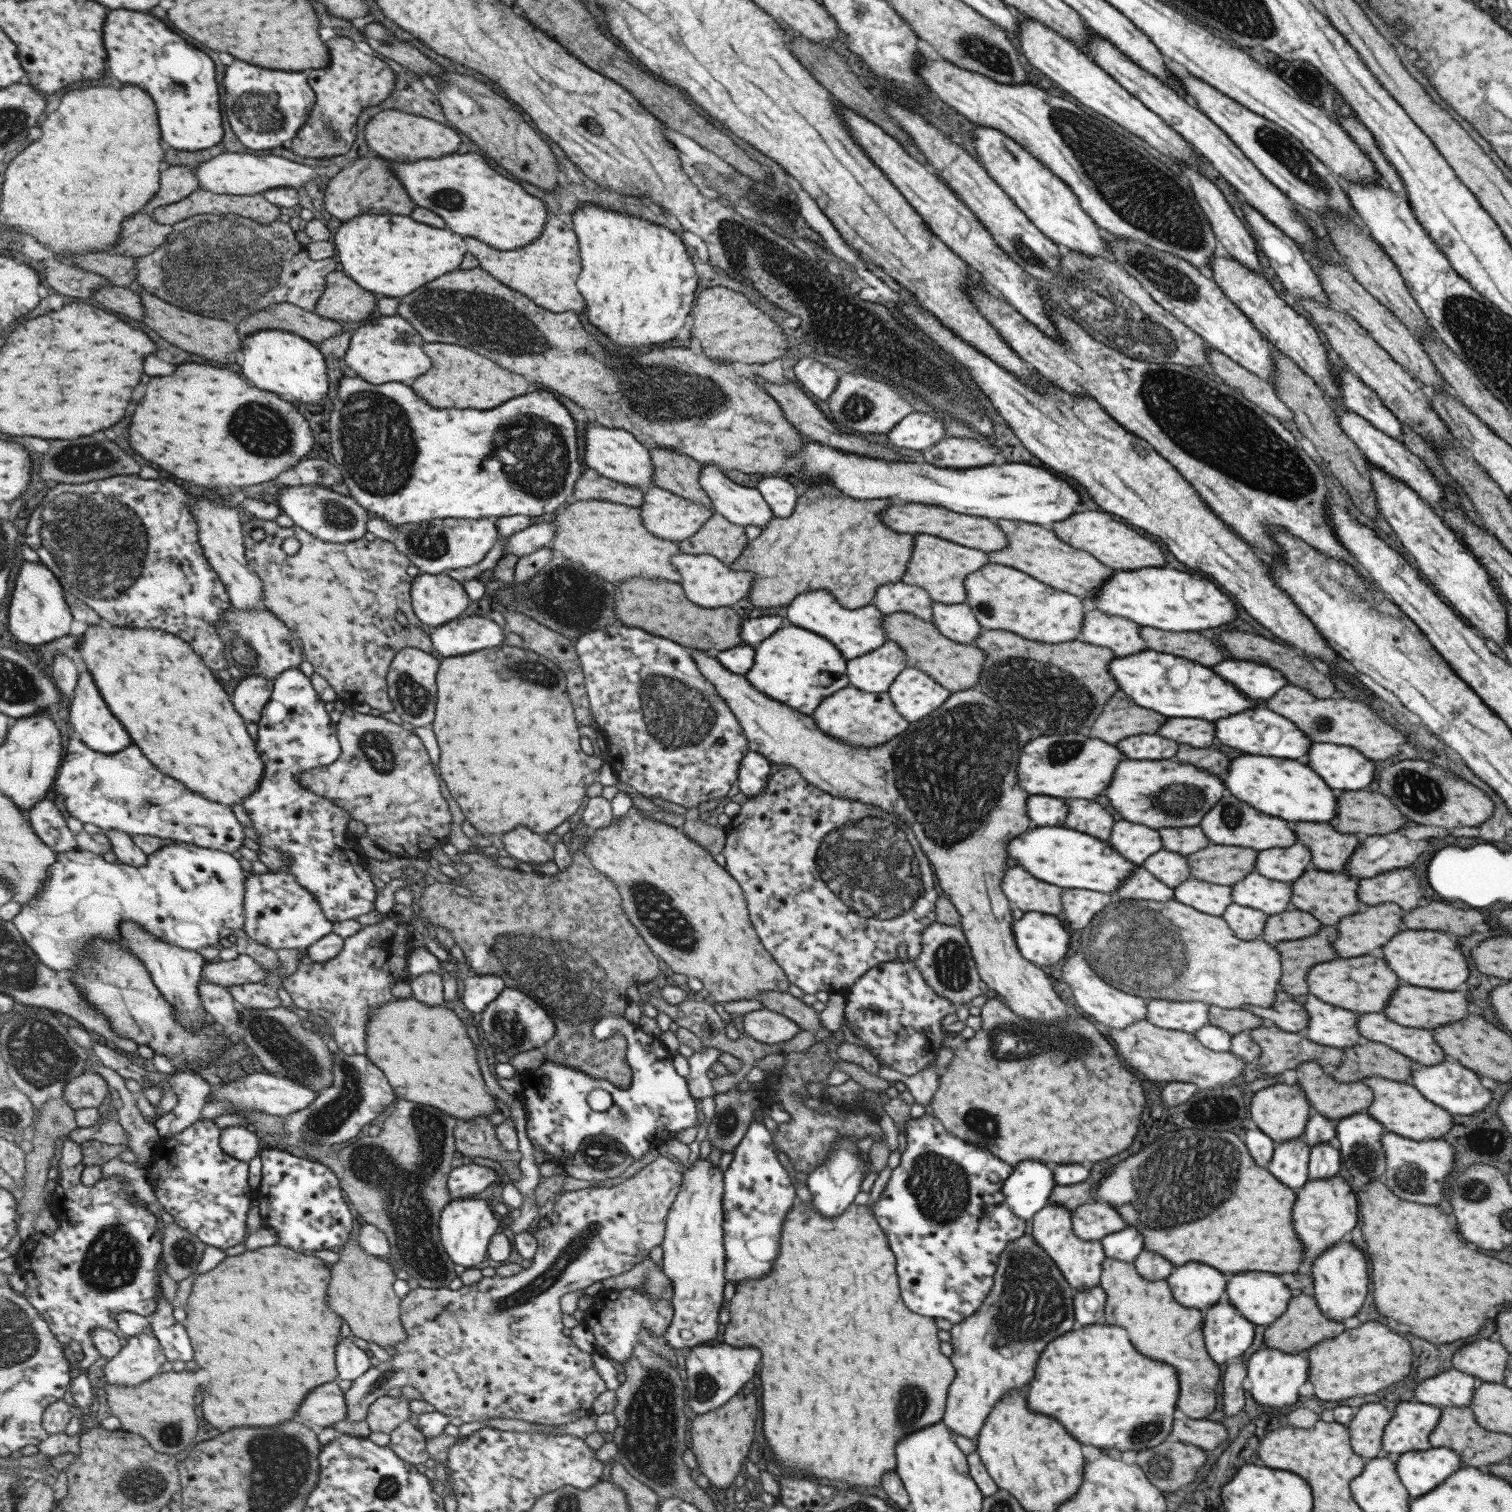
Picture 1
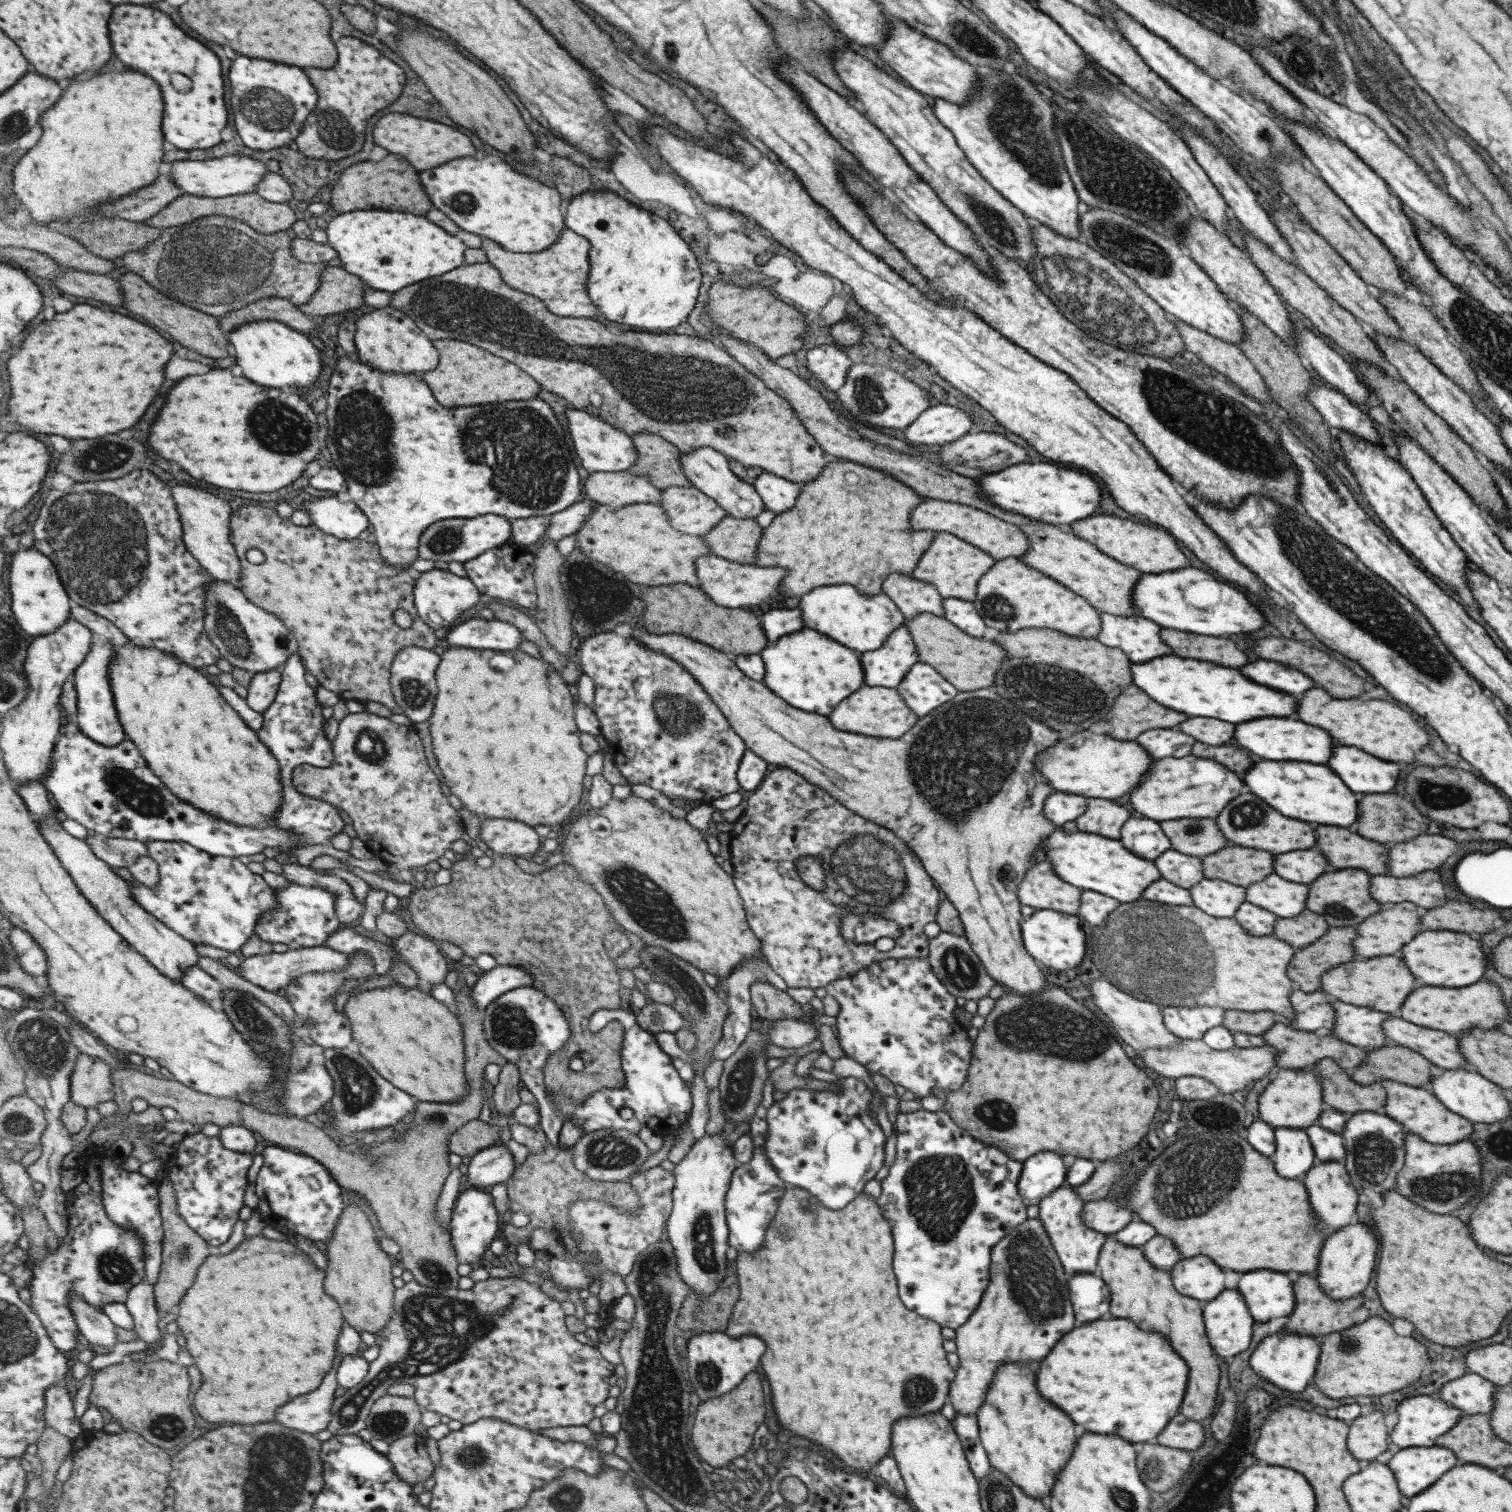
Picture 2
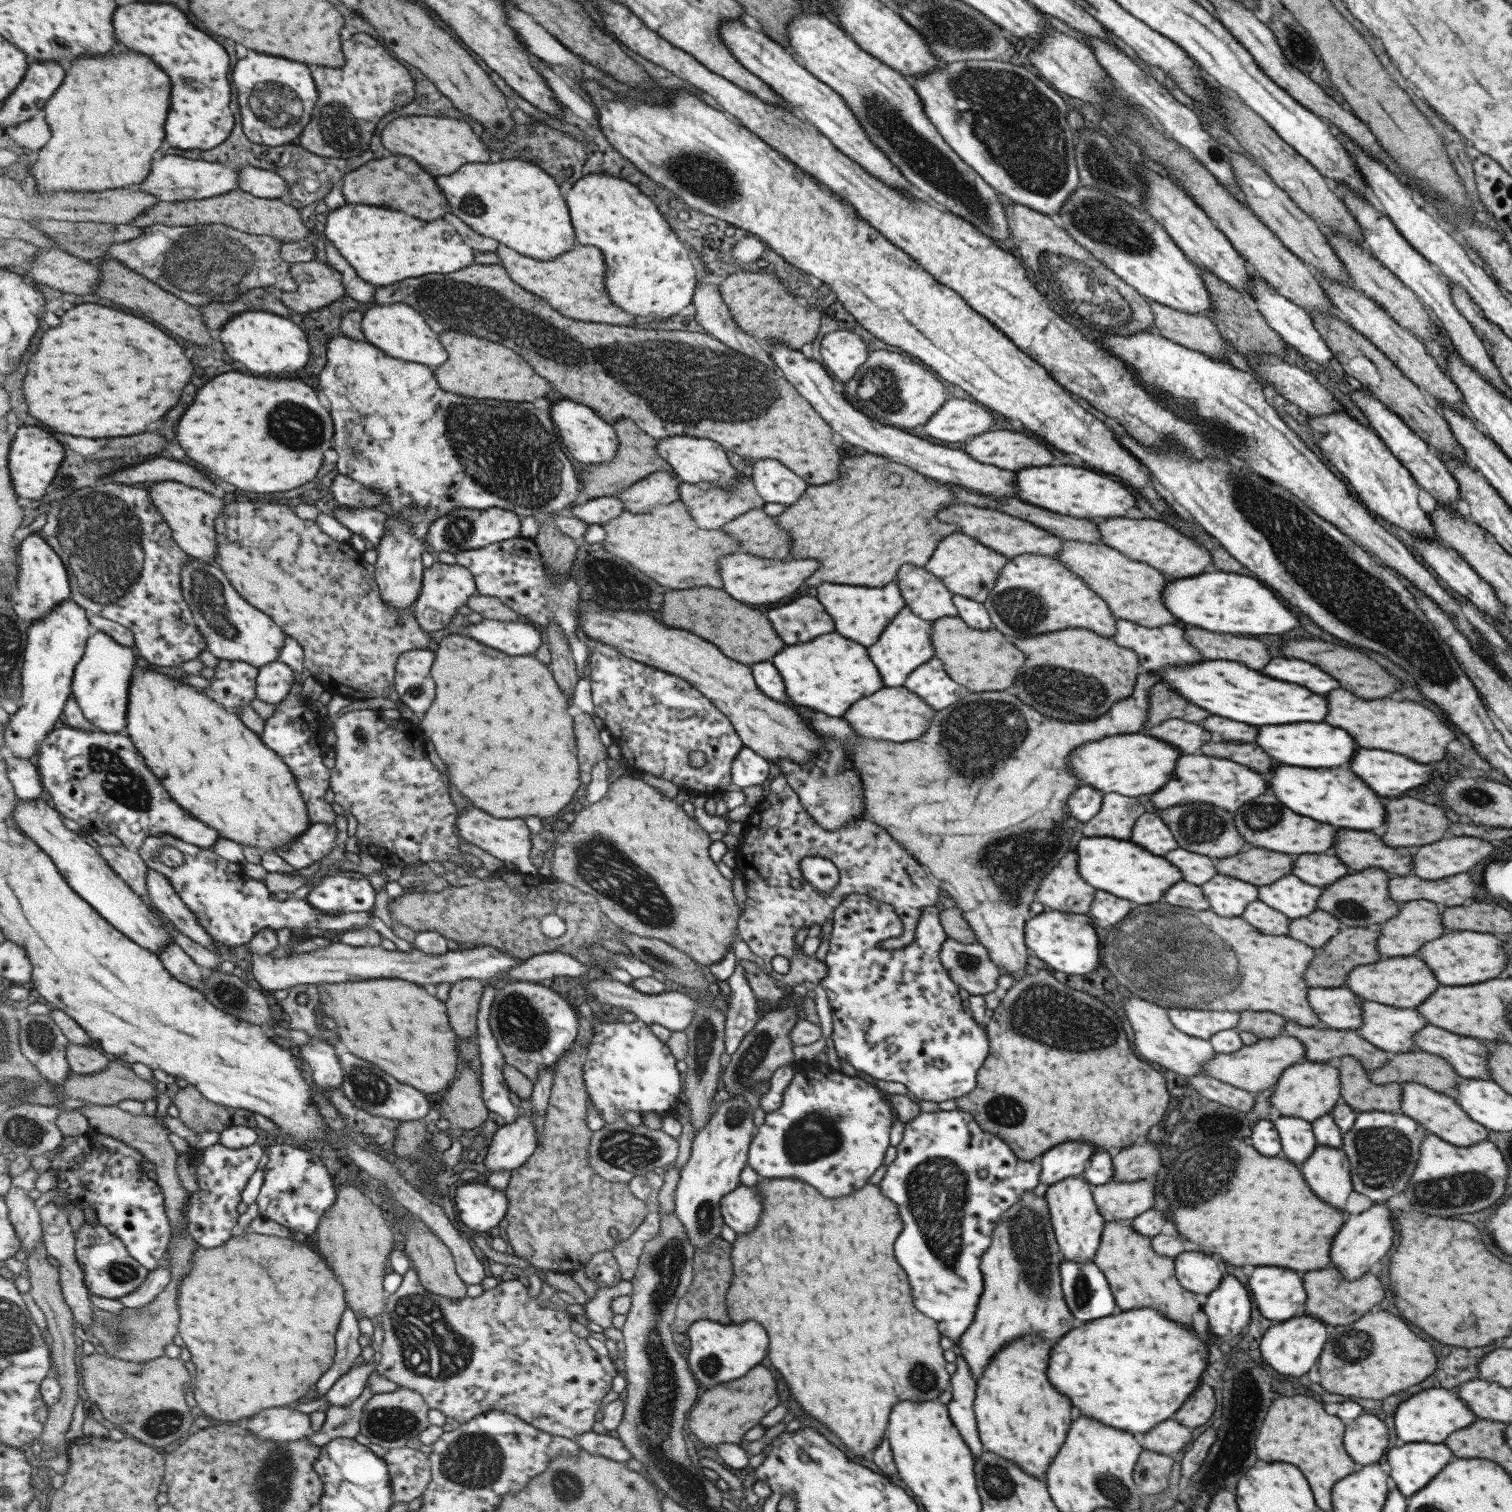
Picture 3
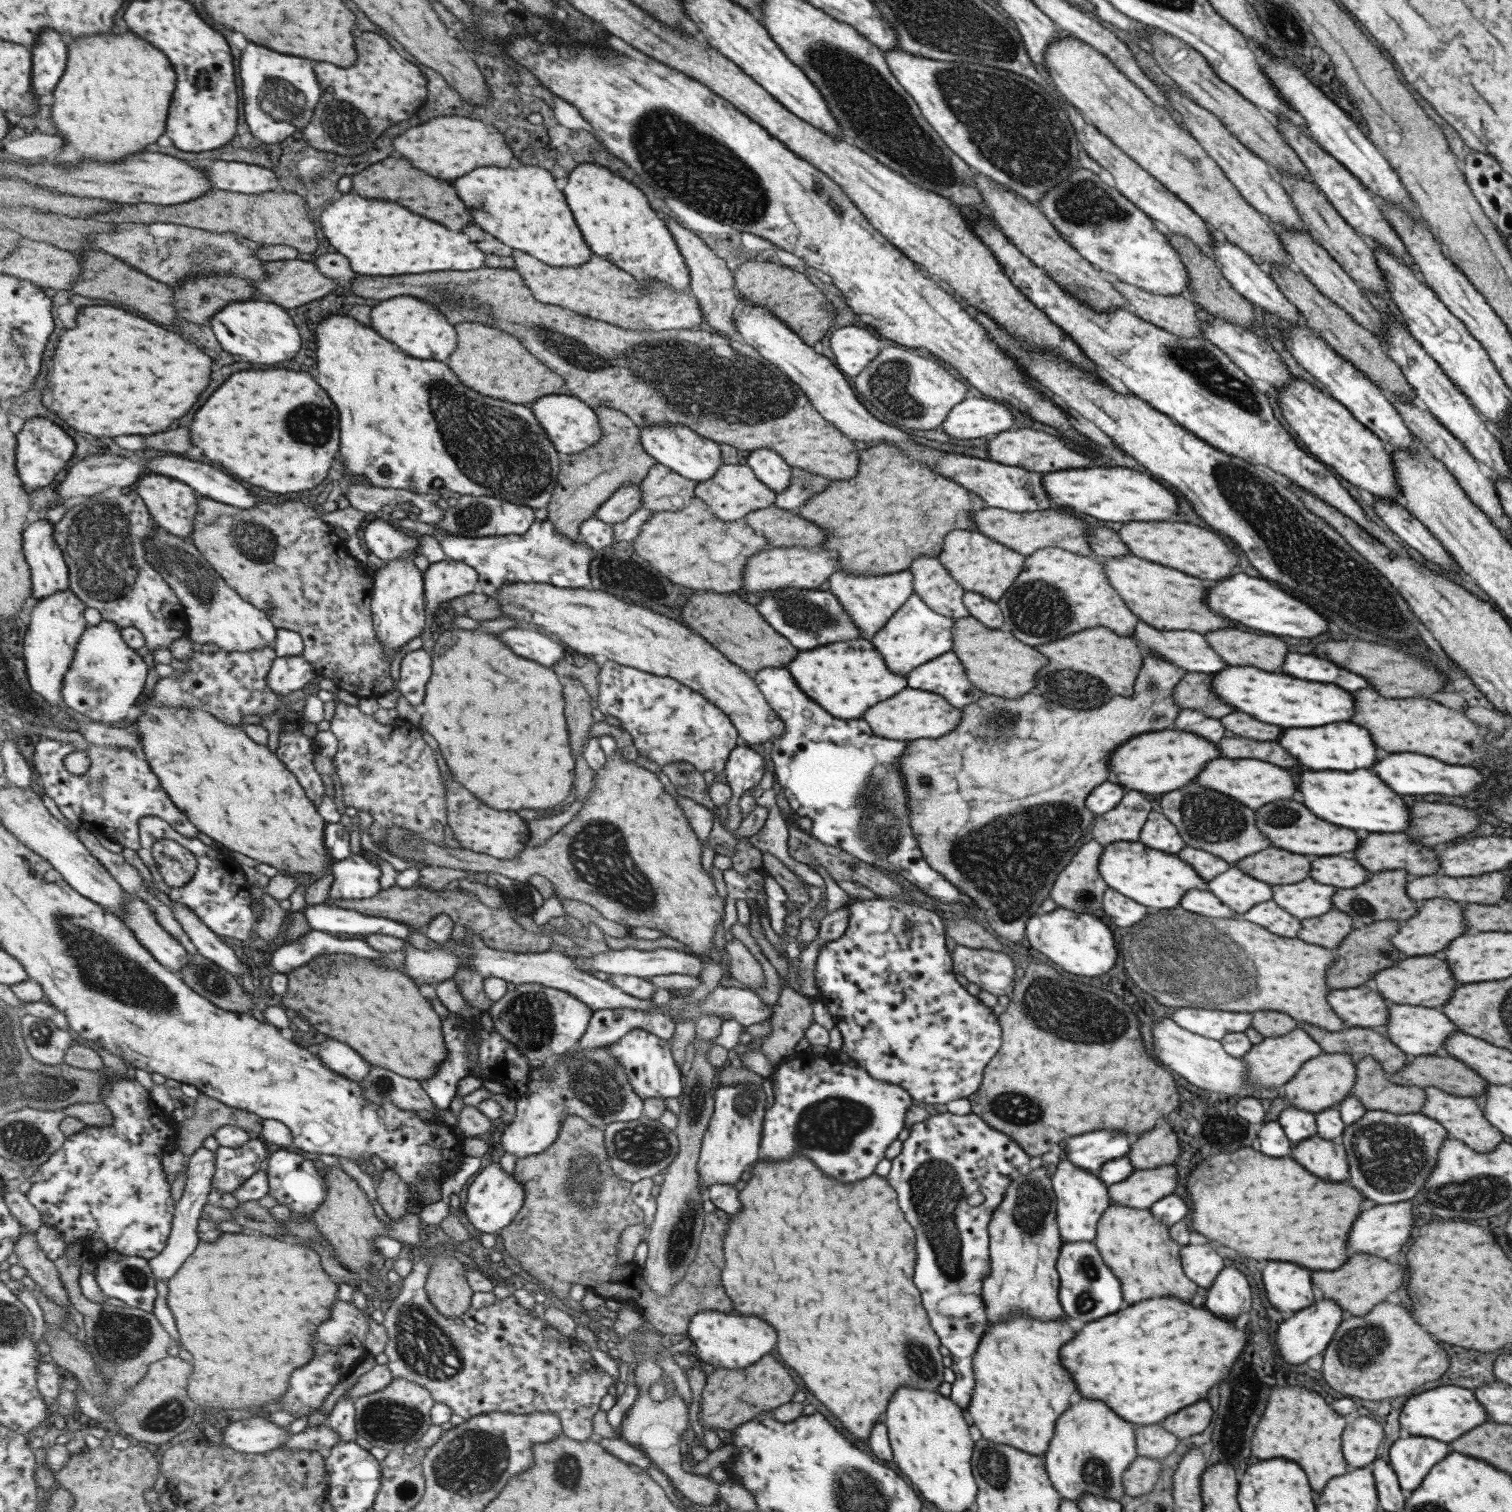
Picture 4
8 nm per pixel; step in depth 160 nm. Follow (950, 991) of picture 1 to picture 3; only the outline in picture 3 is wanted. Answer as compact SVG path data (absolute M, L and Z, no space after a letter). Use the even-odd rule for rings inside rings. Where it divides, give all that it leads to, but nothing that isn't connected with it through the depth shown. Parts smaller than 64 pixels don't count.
M946 937L939 951L939 961L949 978L969 995L998 992L997 978L1002 972L989 960L987 949L981 944L961 944Z

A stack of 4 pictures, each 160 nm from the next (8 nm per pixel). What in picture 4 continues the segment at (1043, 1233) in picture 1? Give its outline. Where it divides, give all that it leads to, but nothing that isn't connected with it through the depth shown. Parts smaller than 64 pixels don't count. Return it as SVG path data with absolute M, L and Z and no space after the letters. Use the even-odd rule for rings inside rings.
M1066 1142L1058 1143L1059 1163L1053 1176L1050 1176L1051 1190L1056 1198L1055 1224L1063 1242L1089 1242L1095 1238L1096 1225L1101 1213L1110 1203L1107 1187L1098 1180L1095 1173L1089 1173L1083 1168L1075 1168L1064 1154Z

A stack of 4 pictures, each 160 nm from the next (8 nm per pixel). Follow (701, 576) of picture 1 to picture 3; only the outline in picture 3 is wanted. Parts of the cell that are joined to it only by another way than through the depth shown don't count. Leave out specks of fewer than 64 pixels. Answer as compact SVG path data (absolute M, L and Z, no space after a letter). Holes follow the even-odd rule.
M735 552L733 556L729 554L722 560L725 560L725 564L721 564L721 572L725 572L725 592L737 602L754 607L789 596L804 584L804 580L811 576L819 566L817 560L795 558L775 560L745 552Z

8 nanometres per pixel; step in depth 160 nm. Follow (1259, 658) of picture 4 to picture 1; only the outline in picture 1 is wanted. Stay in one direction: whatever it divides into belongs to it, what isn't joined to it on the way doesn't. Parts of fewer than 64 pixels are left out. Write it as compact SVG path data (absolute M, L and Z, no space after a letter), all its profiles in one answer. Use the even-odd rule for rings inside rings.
M1141 627L1140 635L1151 650L1181 656L1205 666L1215 666L1225 658L1211 640L1195 632L1161 632L1158 628Z

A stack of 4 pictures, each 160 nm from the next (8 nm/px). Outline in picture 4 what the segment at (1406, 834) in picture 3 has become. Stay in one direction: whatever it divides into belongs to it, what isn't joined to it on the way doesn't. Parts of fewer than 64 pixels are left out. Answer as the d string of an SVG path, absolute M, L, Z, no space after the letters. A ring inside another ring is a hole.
M1417 802L1409 806L1409 810L1407 836L1425 846L1465 836L1481 824L1481 816L1477 812L1451 804Z

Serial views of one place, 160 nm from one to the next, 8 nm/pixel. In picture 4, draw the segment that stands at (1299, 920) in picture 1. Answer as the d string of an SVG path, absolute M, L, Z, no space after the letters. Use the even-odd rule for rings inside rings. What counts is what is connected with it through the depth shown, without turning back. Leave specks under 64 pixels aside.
M1335 908L1315 918L1303 919L1297 938L1307 944L1336 950L1342 940L1351 932L1353 919Z

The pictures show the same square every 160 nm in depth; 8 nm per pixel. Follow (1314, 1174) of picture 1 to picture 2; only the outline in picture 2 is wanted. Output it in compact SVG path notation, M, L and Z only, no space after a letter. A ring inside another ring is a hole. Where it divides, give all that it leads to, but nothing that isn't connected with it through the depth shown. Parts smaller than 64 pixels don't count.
M1316 1123L1304 1129L1307 1133L1315 1162L1341 1162L1345 1157L1340 1133L1331 1132Z

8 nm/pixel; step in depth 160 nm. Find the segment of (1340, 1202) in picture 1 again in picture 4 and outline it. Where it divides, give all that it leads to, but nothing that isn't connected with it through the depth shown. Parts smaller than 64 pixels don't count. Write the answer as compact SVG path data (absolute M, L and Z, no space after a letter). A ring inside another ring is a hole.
M1316 1134L1291 1147L1293 1158L1311 1174L1329 1182L1347 1180L1348 1165L1344 1146L1337 1140L1325 1140Z

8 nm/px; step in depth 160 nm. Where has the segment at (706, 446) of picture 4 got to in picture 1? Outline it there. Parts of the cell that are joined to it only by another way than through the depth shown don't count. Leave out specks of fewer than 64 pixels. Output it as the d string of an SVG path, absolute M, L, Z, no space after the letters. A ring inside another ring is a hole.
M704 465L700 483L712 498L716 512L725 516L731 524L736 524L744 528L748 526L758 526L761 528L761 531L763 531L764 526L771 522L773 516L775 516L771 508L769 508L769 504L764 500L764 497L760 495L759 490L755 490L755 488L749 490L749 488L737 486L735 482L731 482L731 480L723 474L723 469L717 465Z

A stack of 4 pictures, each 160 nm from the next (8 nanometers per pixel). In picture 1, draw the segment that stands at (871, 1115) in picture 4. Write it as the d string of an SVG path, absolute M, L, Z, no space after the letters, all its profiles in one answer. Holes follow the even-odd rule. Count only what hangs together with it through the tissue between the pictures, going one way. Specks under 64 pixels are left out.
M839 1137L832 1144L830 1151L827 1151L827 1158L825 1158L823 1164L813 1168L813 1172L809 1172L809 1176L805 1178L805 1187L811 1193L812 1206L816 1208L819 1216L825 1216L825 1218L839 1216L853 1202L855 1195L860 1192L859 1186L863 1180L863 1173L865 1173L865 1161L859 1158L855 1145L857 1141L853 1137Z

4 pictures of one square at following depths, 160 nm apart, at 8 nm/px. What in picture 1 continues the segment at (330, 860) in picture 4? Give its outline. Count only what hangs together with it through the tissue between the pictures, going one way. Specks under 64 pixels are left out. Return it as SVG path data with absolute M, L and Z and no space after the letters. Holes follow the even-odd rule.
M103 618L102 624L94 624L87 627L85 633L82 634L82 642L80 642L80 648L77 651L85 660L87 670L91 672L91 676L95 679L95 684L100 689L101 696L107 701L113 715L125 724L127 732L135 740L134 744L141 748L141 751L153 764L157 765L161 772L173 777L175 780L181 781L189 790L213 802L220 802L230 807L236 804L243 804L250 794L254 794L260 788L260 784L264 780L264 774L266 774L266 764L264 760L261 760L261 754L257 752L256 735L252 730L249 730L244 718L241 717L241 714L236 710L236 706L231 702L231 691L228 688L223 688L217 682L217 678L213 674L214 670L209 670L208 664L204 663L201 656L193 650L193 647L186 640L183 640L180 636L175 636L172 632L157 630L156 628L115 626Z

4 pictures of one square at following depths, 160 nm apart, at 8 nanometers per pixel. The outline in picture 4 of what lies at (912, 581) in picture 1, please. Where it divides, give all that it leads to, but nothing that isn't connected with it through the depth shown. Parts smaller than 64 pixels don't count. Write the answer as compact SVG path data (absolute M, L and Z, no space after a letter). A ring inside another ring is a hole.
M954 530L944 536L943 548L937 558L945 570L965 591L978 592L997 602L1020 574L1026 556L991 540L979 531Z

